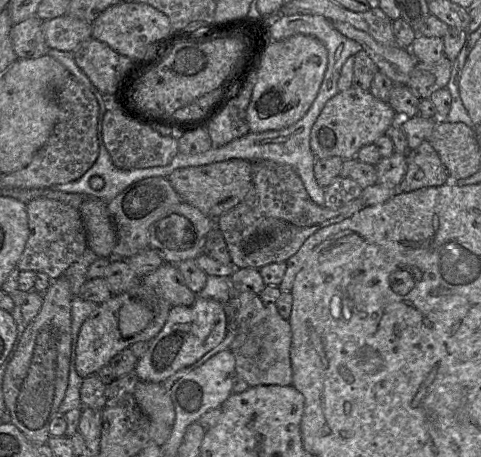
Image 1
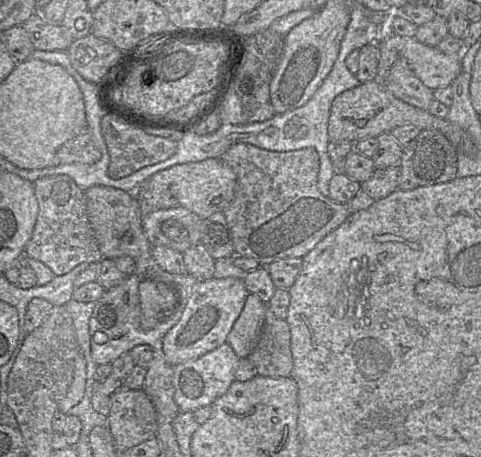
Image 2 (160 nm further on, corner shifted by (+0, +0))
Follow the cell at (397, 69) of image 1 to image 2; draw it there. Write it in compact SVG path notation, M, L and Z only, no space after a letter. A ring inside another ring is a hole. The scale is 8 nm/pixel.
M382 35L375 44L393 48L406 58L415 75L431 90L450 86L462 70L461 56L447 55L415 37Z

